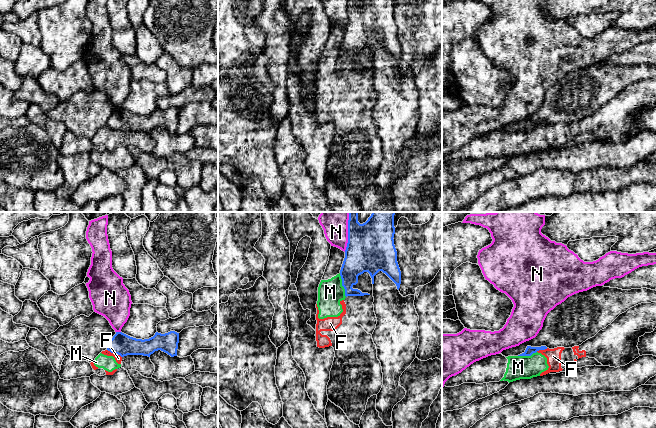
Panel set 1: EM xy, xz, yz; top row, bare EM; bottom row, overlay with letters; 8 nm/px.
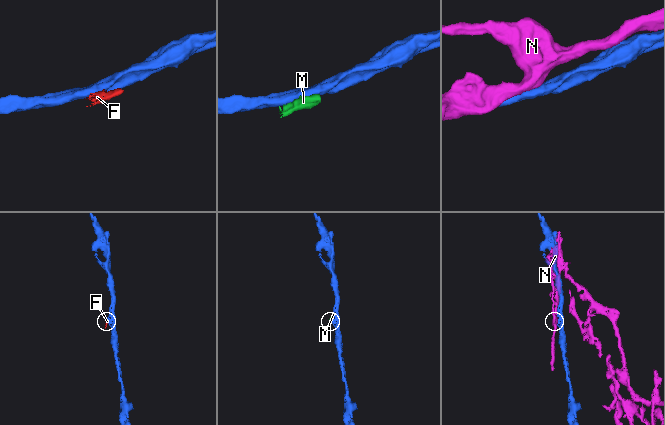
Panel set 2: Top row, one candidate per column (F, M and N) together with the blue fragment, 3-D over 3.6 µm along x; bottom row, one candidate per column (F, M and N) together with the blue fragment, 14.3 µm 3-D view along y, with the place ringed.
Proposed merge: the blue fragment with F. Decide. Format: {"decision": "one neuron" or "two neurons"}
{"decision": "two neurons"}

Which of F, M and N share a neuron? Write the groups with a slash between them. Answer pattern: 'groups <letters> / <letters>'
groups F M / N

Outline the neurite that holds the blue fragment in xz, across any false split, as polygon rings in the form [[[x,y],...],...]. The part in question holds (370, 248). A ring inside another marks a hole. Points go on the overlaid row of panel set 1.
[[[349,212],[348,243],[340,270],[345,296],[370,295],[352,287],[358,276],[368,272],[374,284],[374,276],[382,271],[397,286],[401,284],[401,271],[394,245],[395,212],[372,212],[368,220],[360,224],[358,212]]]

